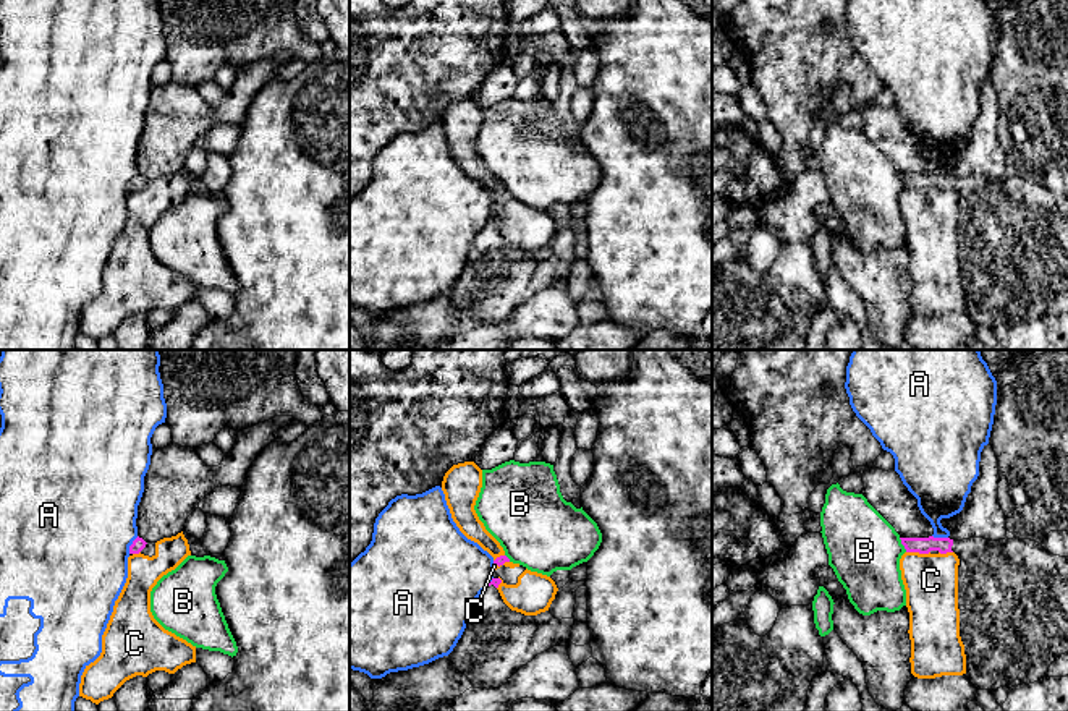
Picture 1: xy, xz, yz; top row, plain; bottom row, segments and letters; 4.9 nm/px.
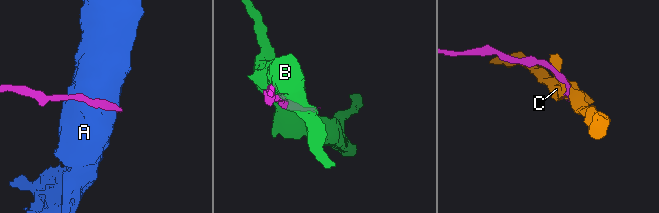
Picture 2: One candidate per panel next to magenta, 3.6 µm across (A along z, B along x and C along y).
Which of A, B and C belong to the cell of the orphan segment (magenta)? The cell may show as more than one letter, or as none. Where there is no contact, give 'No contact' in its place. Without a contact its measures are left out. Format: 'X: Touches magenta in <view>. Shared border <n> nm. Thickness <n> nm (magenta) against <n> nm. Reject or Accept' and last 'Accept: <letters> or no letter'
A: Touches magenta in xy. Shared border 100 nm. Thickness 70 nm (magenta) against 480 nm. Reject
B: Touches magenta in yz. Shared border 80 nm. Thickness 80 nm (magenta) against 360 nm. Reject
C: Touches magenta in yz. Shared border 120 nm. Thickness 80 nm (magenta) against 280 nm. Reject
Accept: no letter

